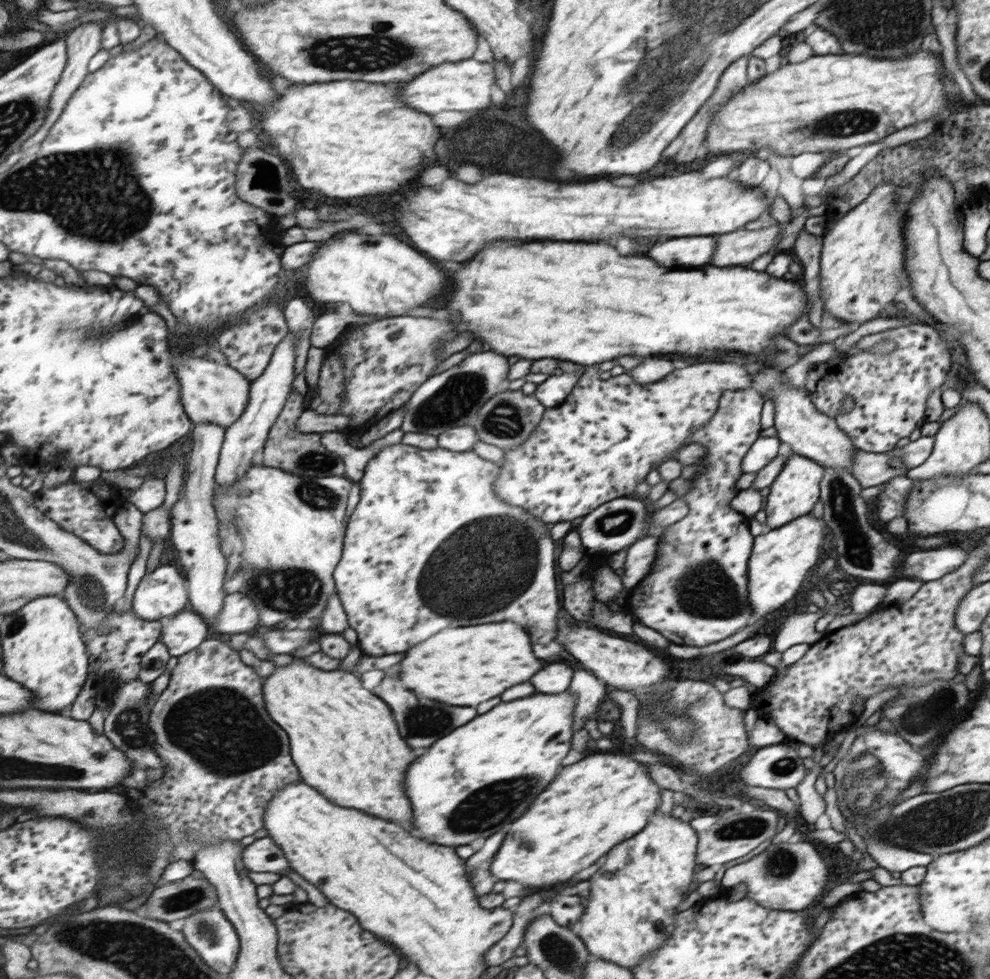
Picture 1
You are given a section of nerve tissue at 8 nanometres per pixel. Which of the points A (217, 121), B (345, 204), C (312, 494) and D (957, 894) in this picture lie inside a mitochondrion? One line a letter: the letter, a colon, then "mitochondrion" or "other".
A: other
B: other
C: mitochondrion
D: other

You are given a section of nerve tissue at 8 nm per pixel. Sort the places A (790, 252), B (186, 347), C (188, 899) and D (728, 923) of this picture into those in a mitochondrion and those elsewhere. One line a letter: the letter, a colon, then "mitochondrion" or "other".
A: other
B: other
C: mitochondrion
D: other

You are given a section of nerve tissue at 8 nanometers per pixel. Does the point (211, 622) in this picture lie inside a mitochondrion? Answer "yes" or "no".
no

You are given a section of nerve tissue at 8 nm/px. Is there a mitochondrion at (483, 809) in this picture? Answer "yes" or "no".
yes

